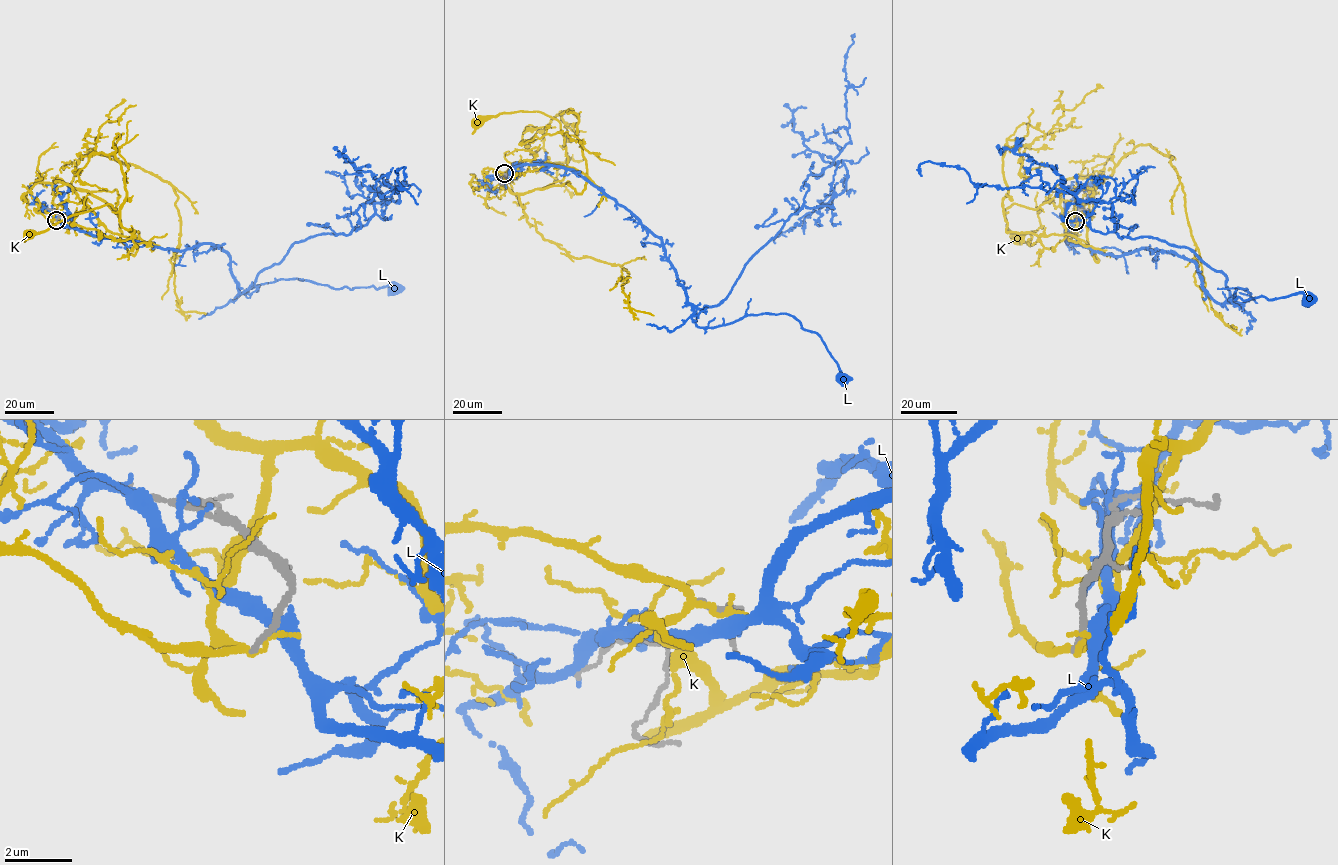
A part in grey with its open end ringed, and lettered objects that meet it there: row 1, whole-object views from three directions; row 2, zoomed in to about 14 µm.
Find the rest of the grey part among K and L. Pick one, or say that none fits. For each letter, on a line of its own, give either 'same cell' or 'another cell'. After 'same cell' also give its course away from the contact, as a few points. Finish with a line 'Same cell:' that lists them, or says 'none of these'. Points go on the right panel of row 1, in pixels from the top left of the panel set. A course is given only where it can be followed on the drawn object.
K: another cell
L: another cell
Same cell: none of these

